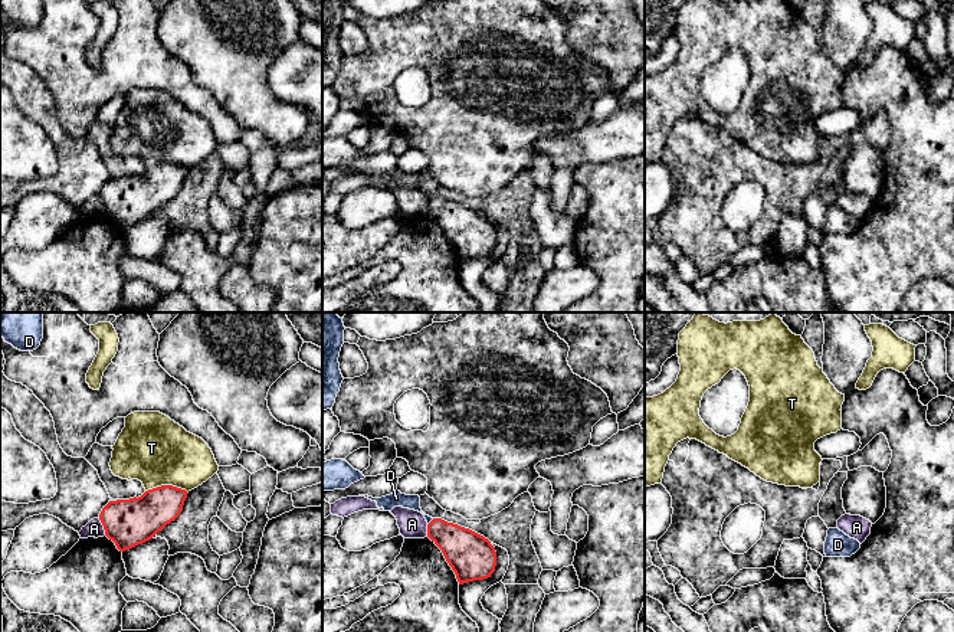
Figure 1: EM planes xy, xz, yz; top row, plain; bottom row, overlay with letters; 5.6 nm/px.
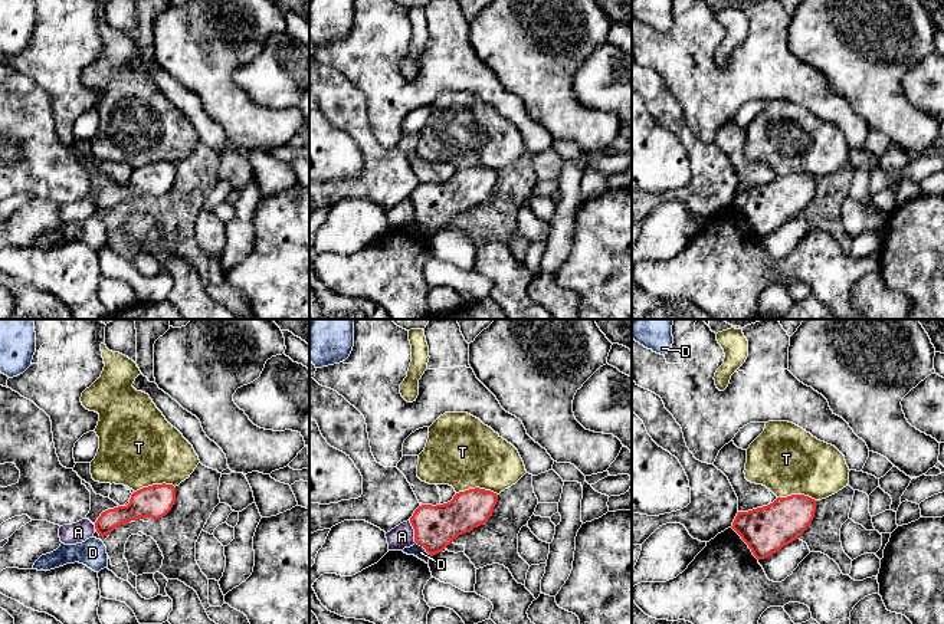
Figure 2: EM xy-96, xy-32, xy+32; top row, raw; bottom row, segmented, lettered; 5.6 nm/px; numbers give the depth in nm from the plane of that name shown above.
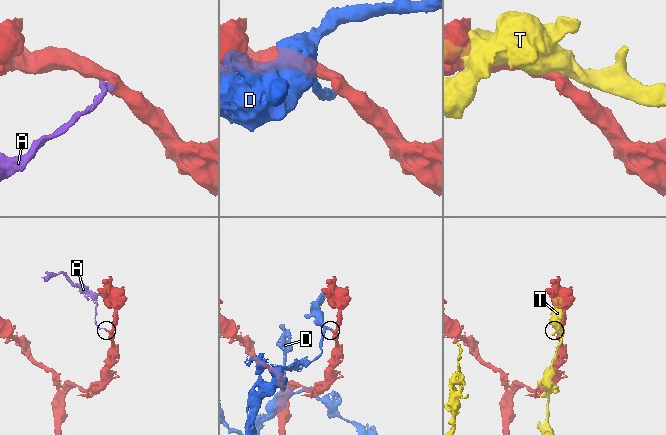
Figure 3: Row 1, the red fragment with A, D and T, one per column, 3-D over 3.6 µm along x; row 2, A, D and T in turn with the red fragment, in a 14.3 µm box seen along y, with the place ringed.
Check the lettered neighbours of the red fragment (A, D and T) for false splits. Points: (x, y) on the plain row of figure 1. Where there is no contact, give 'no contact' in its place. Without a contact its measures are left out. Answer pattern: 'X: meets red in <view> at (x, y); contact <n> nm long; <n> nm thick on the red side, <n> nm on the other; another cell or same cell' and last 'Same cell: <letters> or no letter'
A: meets red in xy at (102, 202); contact 110 nm long; 260 nm thick on the red side, 100 nm on the other; another cell
D: meets red in xz at (430, 199); contact 50 nm long; 240 nm thick on the red side, 80 nm on the other; another cell
T: meets red in xy at (167, 163); contact 240 nm long; 240 nm thick on the red side, 380 nm on the other; another cell
Same cell: no letter

